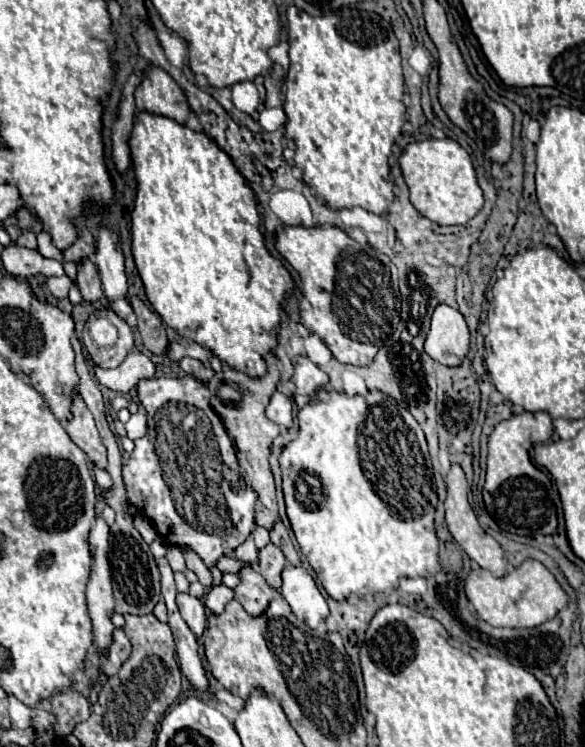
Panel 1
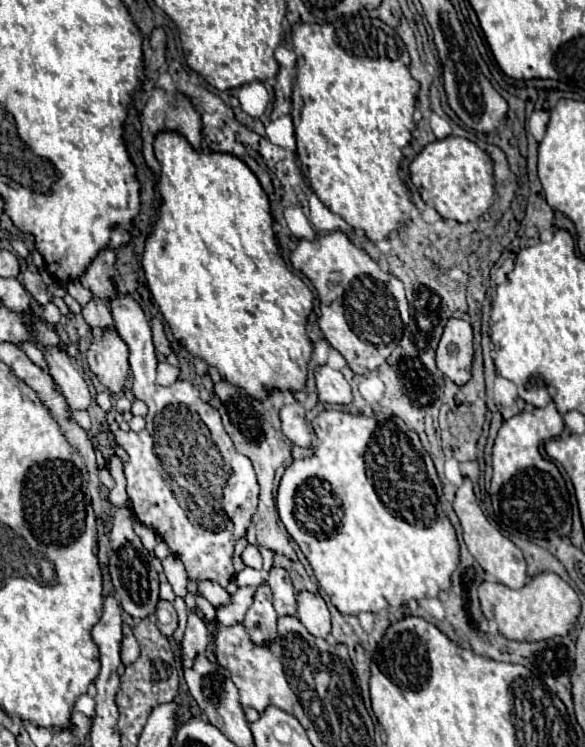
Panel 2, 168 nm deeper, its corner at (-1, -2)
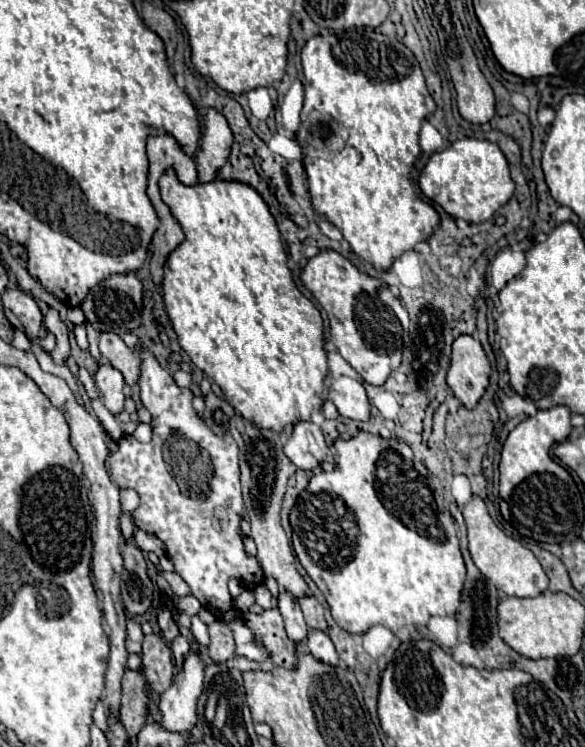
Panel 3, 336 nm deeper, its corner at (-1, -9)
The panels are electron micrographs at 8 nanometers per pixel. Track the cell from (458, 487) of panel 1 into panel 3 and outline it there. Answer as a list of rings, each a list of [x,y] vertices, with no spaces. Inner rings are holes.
[[[474,495],[472,501],[464,507],[464,519],[468,525],[468,551],[480,573],[490,579],[498,591],[508,597],[536,597],[548,589],[548,575],[544,573],[540,561],[530,549],[526,549],[520,541],[508,537],[492,521],[486,503],[480,497]]]

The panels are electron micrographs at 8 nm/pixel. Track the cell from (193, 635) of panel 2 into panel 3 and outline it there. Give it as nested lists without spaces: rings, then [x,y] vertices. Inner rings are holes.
[[[190,651],[184,667],[176,673],[170,689],[162,693],[162,723],[170,731],[190,731],[196,723],[196,701],[204,689],[204,663],[200,653]]]

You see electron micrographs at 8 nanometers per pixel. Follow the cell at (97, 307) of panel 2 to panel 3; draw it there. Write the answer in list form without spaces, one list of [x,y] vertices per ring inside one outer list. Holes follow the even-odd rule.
[[[102,333],[100,335],[100,353],[106,363],[116,367],[124,375],[126,385],[134,387],[138,383],[142,361],[116,333]]]

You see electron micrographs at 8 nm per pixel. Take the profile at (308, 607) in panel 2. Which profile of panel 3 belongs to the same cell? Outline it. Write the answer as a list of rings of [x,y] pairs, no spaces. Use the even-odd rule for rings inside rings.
[[[310,631],[306,647],[312,653],[312,657],[318,659],[318,661],[322,661],[322,663],[328,663],[332,667],[336,667],[340,663],[338,653],[336,653],[330,637],[326,633],[322,633],[322,631]]]

